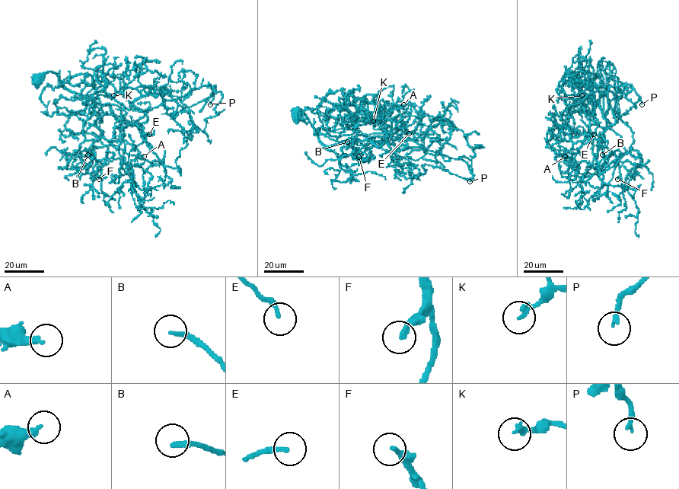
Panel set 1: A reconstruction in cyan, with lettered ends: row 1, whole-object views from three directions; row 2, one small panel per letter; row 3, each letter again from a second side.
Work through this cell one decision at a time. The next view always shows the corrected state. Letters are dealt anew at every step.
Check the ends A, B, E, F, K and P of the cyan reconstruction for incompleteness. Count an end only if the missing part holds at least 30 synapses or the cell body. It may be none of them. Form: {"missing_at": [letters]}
{"missing_at": ["B", "F"]}

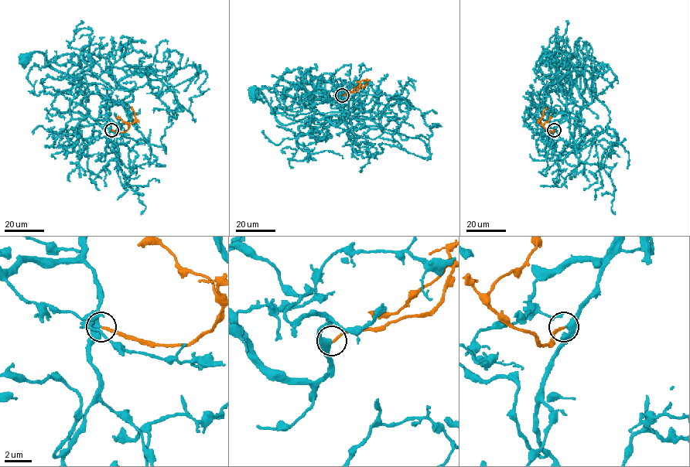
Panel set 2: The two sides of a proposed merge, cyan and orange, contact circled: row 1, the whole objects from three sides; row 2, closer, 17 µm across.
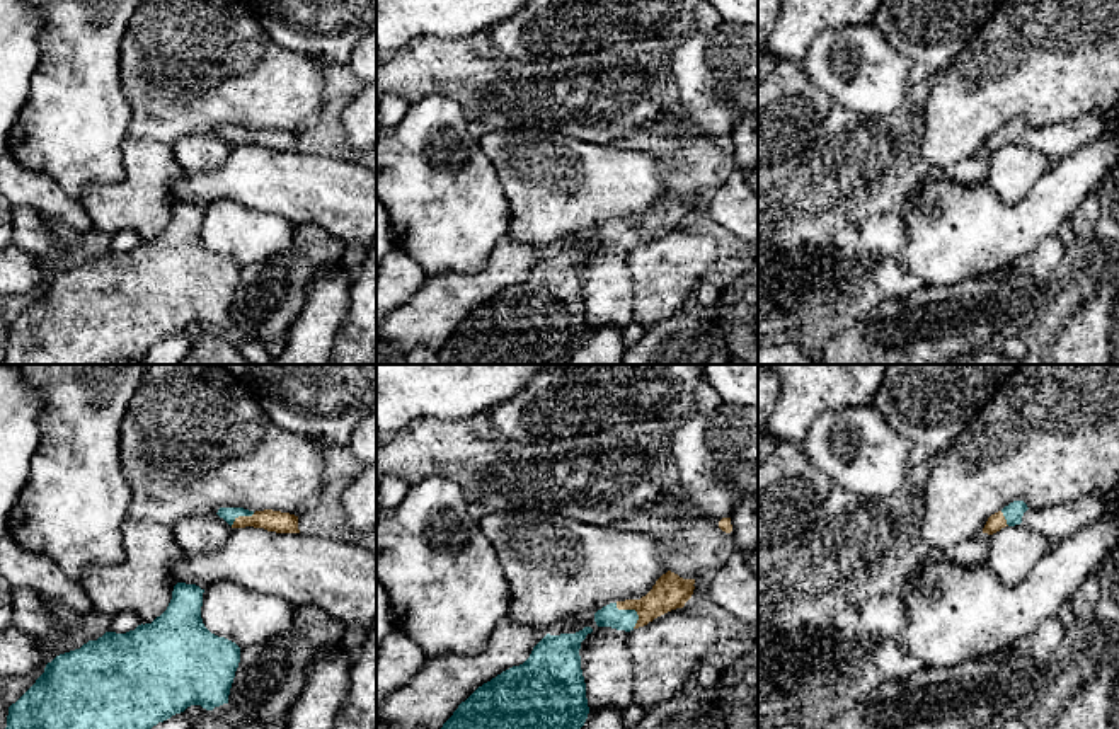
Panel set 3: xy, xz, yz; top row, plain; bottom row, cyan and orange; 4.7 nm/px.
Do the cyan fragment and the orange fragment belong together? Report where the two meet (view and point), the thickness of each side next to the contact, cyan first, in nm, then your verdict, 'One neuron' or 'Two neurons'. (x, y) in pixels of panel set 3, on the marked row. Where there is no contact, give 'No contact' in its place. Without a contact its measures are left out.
Touches cyan at xz (632, 610). Thickness 100 nm (cyan) against 160 nm. One neuron

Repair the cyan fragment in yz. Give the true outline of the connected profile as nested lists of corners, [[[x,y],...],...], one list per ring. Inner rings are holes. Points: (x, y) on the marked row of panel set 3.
[[[1013,501],[1005,506],[1001,511],[991,514],[983,528],[983,533],[993,535],[1005,526],[1015,526],[1022,523],[1022,516],[1027,511],[1027,504],[1024,501]]]

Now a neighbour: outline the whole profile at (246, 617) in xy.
[[[211,583],[203,593],[204,627],[240,649],[284,635],[293,615],[295,606],[290,601],[237,583]]]

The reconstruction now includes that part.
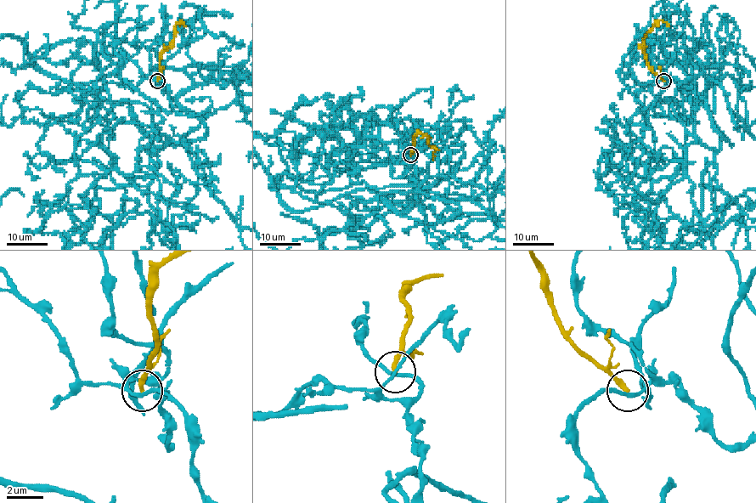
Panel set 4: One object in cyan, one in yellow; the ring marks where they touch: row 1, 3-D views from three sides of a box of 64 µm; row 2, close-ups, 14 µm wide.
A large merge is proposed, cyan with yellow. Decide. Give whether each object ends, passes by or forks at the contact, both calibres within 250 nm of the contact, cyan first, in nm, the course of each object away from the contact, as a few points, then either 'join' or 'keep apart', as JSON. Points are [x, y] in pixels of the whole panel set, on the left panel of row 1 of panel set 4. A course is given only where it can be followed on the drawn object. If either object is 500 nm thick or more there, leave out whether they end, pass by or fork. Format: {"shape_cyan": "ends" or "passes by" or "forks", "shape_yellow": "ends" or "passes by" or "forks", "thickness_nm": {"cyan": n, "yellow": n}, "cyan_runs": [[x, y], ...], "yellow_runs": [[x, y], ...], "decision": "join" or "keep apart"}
{"shape_cyan": "passes by", "shape_yellow": "ends", "thickness_nm": {"cyan": 170, "yellow": 240}, "cyan_runs": [[158, 81], [206, 127], [201, 139], [153, 139], [126, 101], [48, 76], [17, 37]], "yellow_runs": [[158, 80], [160, 53], [171, 46], [174, 27], [181, 20], [180, 25]], "decision": "keep apart"}

